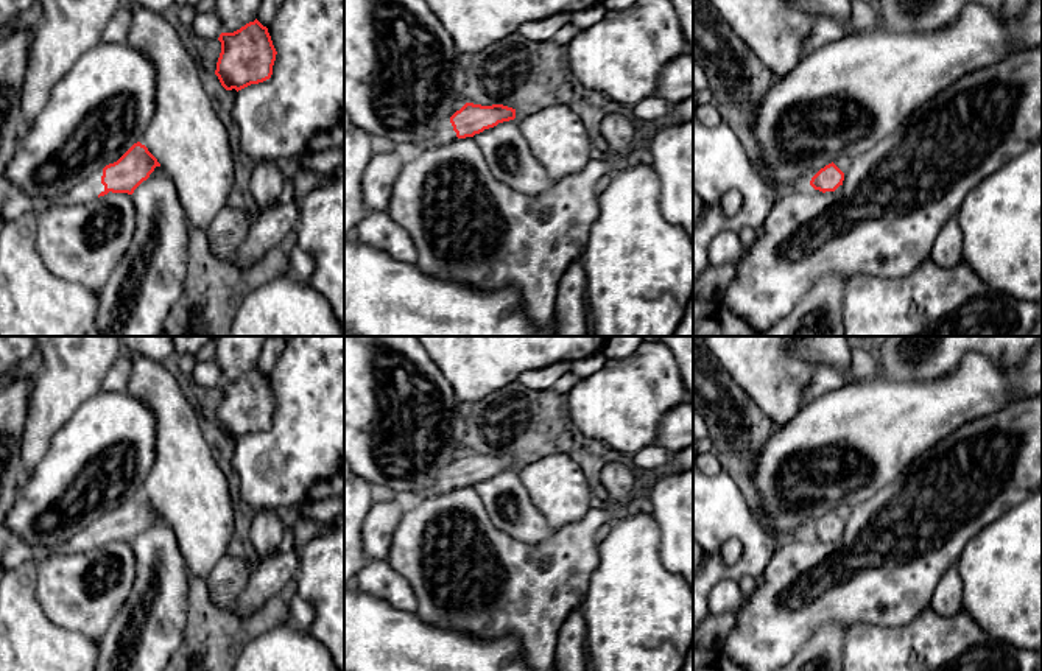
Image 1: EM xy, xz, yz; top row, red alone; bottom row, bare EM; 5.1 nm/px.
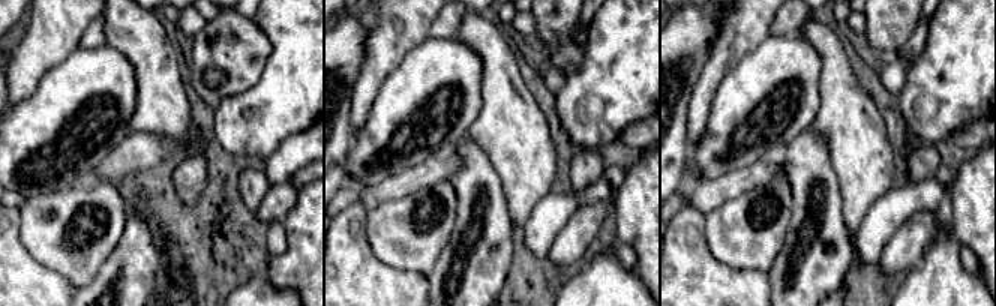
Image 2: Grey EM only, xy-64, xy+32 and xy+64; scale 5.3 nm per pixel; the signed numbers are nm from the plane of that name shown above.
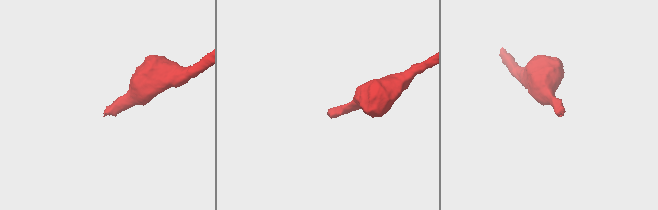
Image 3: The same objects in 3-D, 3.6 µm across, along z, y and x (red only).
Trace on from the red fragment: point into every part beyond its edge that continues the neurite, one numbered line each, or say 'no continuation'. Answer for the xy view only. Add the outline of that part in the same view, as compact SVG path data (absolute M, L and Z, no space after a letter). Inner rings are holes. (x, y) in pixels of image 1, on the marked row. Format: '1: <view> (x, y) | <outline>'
1: xy (89, 189) | M103 168L84 177L78 185L75 185L69 191L55 196L50 201L36 202L34 209L42 210L50 204L78 204L78 202L93 201L98 198L101 191L104 191L104 185L101 184L101 176L103 176Z

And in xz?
1: xz (444, 131) | M447 117L436 126L436 134L428 140L419 142L416 145L396 145L386 137L372 135L371 149L372 154L396 151L403 162L410 162L417 151L424 151L456 139L458 137L450 123L450 117Z

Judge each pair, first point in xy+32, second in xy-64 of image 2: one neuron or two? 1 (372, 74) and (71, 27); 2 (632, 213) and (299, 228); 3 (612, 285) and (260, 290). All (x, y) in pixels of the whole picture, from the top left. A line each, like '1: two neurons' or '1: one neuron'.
1: one neuron
2: one neuron
3: one neuron

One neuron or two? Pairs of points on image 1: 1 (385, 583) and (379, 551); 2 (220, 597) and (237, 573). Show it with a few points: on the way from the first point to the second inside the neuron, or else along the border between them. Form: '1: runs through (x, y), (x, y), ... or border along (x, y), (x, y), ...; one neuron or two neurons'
1: border along (385, 558), (371, 561); two neurons
2: runs through (223, 590), (231, 579); one neuron

